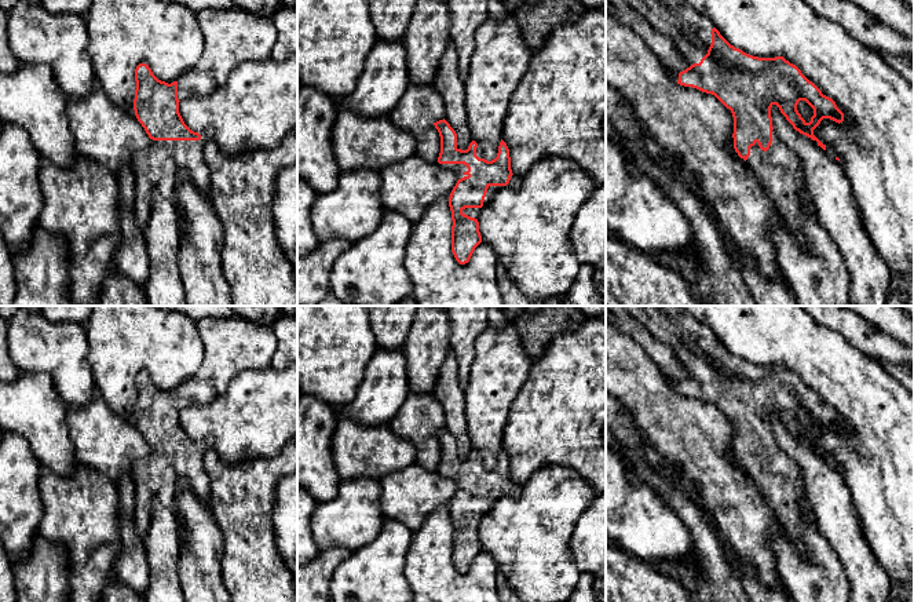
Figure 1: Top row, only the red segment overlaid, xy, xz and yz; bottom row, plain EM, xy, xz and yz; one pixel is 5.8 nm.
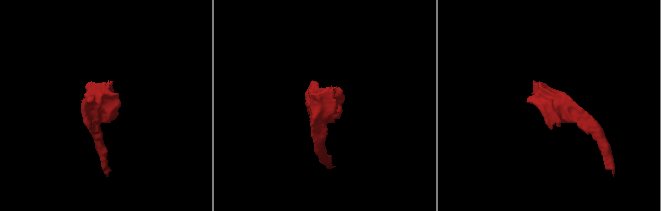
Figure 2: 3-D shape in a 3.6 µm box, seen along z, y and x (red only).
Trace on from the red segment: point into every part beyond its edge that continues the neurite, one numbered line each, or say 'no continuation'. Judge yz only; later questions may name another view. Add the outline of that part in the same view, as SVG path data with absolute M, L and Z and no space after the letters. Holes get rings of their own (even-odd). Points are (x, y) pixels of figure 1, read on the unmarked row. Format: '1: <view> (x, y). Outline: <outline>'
1: yz (669, 324). Outline: M622 306L652 338L668 344L686 371L699 372L712 353L713 332L680 306Z
2: yz (778, 478). Outline: M772 438L769 457L764 460L756 450L750 456L750 464L746 473L768 501L786 534L798 546L801 552L805 552L803 517L805 512L812 511L804 493L798 466L779 448L775 438Z

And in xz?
1: xz (474, 521). Outline: M489 495L485 510L483 510L483 515L487 514L491 510L491 507L494 506L496 500L500 496L501 495ZM483 515L482 517L465 517L465 518L463 518L463 522L478 528L480 525L480 521L482 521Z

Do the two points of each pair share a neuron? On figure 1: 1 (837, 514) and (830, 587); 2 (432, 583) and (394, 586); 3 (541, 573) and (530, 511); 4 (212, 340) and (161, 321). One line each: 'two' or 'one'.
1: two
2: two
3: one
4: two

